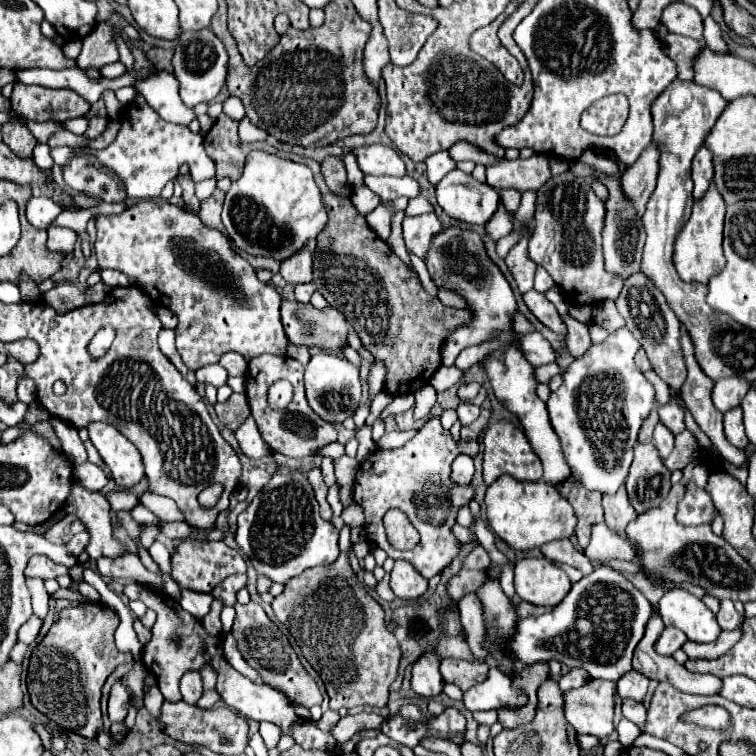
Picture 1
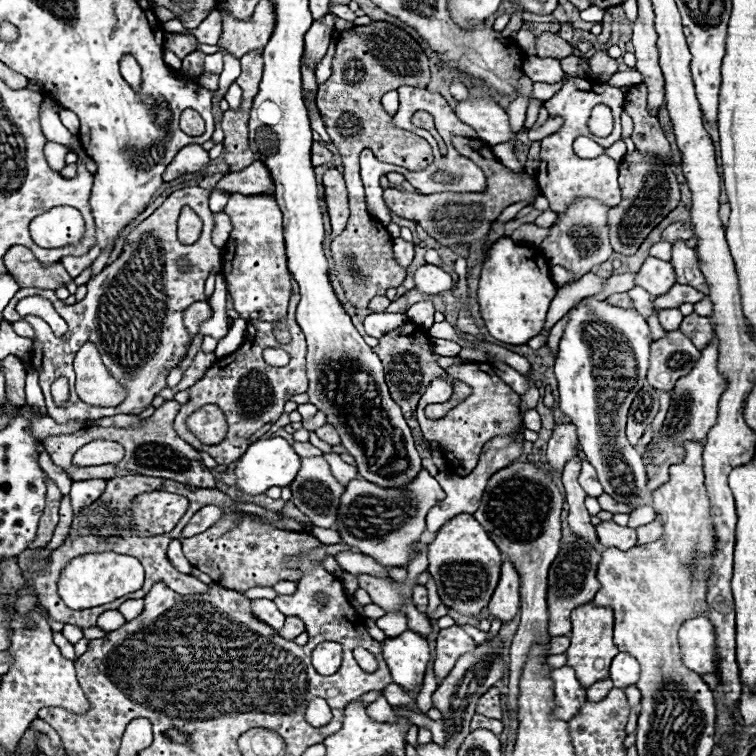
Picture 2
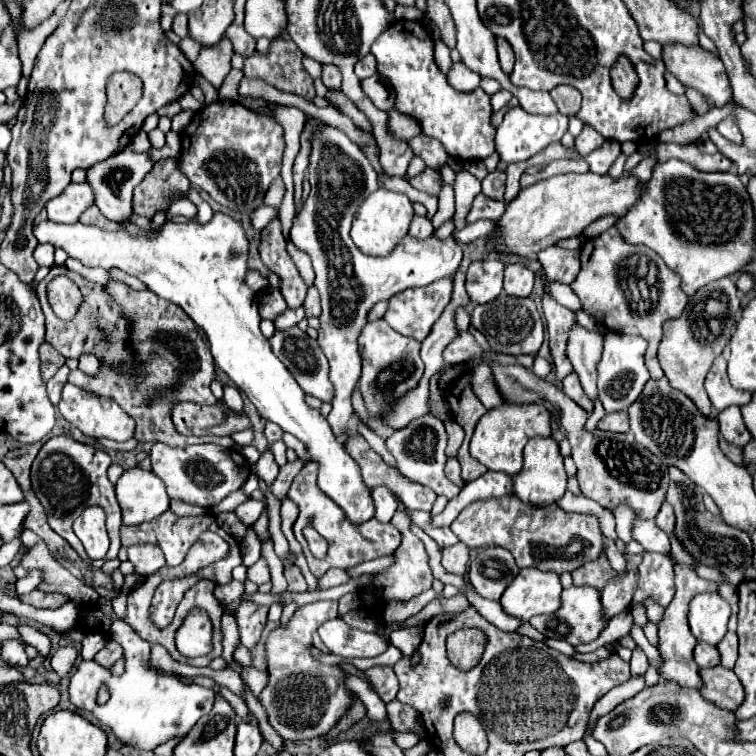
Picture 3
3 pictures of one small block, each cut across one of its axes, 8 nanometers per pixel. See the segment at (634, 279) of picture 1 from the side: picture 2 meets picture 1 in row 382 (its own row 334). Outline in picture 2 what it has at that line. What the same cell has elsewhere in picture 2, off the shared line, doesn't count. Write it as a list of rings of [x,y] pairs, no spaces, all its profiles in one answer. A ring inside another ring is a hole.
[[[680,330],[666,332],[664,338],[652,342],[648,384],[656,390],[670,392],[676,378],[682,378],[692,370],[696,358],[700,358],[700,350],[694,348]]]

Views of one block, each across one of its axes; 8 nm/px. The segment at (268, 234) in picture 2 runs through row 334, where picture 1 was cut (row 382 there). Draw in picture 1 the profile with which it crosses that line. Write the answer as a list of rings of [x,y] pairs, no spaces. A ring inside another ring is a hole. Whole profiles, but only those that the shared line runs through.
[[[276,382],[270,386],[270,392],[268,392],[268,402],[272,408],[280,410],[280,408],[286,408],[292,400],[292,384],[290,382]]]

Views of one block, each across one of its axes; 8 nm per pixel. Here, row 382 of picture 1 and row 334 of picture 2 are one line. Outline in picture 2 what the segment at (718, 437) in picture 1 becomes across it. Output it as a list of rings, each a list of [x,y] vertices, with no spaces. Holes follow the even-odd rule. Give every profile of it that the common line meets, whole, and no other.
[[[698,314],[684,316],[684,320],[680,324],[680,332],[686,334],[698,350],[708,346],[708,342],[714,338],[714,328],[710,324],[710,318],[704,318]]]

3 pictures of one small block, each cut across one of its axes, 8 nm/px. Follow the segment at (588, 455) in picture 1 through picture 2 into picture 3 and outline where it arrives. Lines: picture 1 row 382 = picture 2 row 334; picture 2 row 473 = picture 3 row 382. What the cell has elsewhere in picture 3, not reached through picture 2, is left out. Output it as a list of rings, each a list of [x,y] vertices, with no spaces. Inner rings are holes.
[[[606,334],[604,336],[604,352],[596,366],[598,370],[598,398],[606,412],[628,410],[628,406],[640,396],[644,384],[650,380],[650,372],[644,364],[646,340],[640,336],[626,336],[626,334]]]

